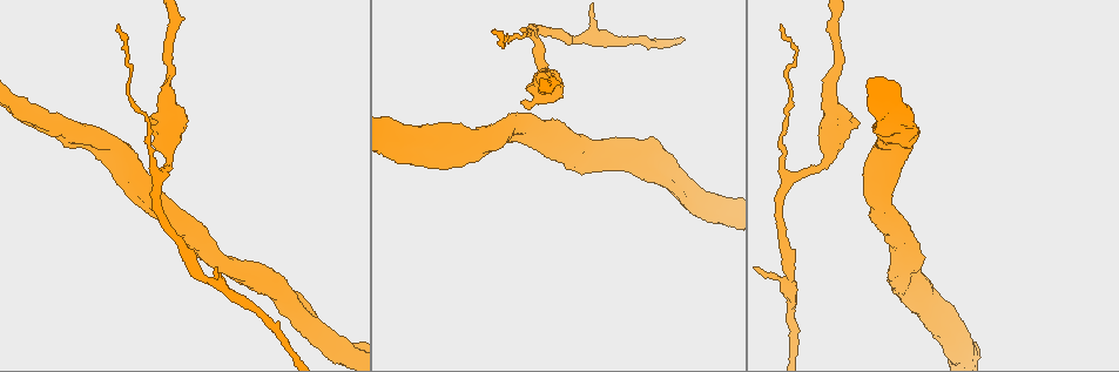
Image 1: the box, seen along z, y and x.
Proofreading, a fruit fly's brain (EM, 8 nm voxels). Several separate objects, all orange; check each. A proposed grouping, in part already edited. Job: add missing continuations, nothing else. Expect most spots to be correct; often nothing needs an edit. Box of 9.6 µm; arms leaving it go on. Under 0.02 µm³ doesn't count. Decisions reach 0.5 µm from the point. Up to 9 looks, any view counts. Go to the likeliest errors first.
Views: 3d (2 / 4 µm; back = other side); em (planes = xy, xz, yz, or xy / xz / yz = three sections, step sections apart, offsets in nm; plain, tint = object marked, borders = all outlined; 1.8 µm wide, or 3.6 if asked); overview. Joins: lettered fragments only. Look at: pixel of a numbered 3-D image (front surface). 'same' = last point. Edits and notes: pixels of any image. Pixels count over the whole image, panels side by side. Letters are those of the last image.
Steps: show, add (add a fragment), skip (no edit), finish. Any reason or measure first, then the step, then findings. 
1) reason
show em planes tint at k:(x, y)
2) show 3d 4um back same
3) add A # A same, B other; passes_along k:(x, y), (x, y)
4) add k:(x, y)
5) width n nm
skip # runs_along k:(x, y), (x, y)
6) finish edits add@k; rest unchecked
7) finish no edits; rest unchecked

stops while still wide
show em 3.6um xz step 8 tint at 1:(279, 292)

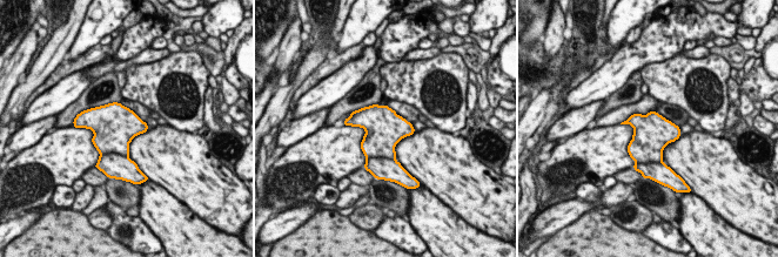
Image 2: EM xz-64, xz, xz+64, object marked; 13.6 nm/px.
show em 3.6um planes borders same

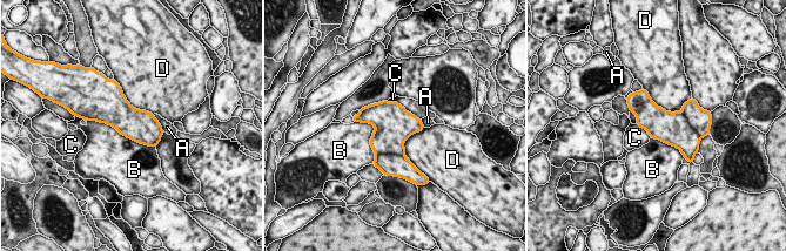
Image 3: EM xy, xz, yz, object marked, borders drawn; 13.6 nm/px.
longest_contact B 950 nm
skip # A other, B other, C other, D other; none of them fits

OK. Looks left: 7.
abrupt turn
show em planes borders at 1:(534, 38)

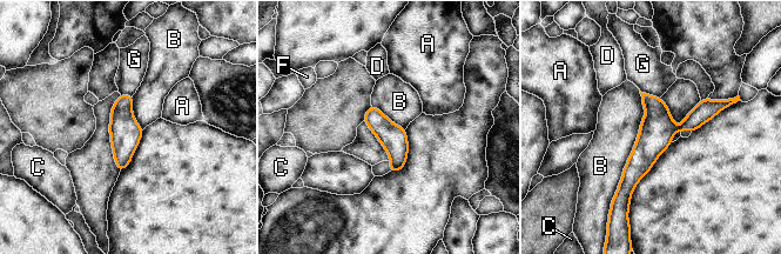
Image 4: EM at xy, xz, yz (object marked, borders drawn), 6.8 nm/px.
skip # A other, B other, C other, D other, F other, G other; no lettered fragment goes on from it

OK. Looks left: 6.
an open end
show 3d 4um at 1:(912, 135)

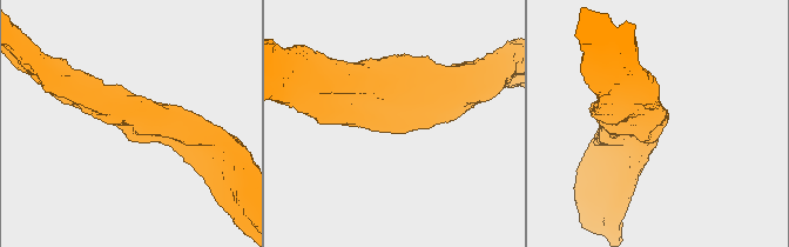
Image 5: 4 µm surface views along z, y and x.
show em xz step 16 borders at 5:(656, 122)

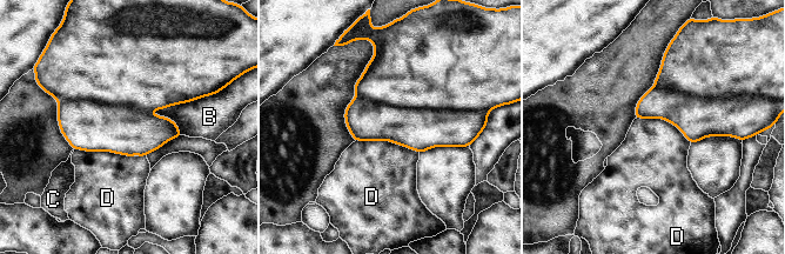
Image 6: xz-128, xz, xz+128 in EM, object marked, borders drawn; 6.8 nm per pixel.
skip # B other, C other, D other; none of them fits

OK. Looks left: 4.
an open end
show 3d 4um at 1:(522, 101)

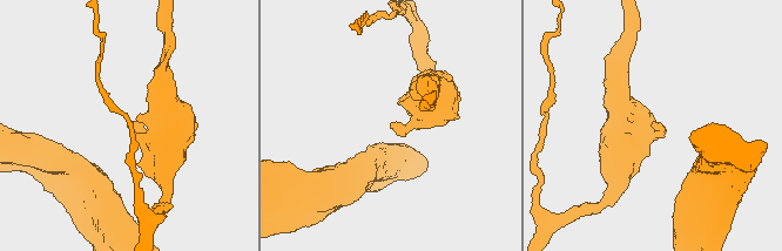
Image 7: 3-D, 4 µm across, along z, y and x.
need the tissue
show em xz step 8 borders at 7:(391, 122)

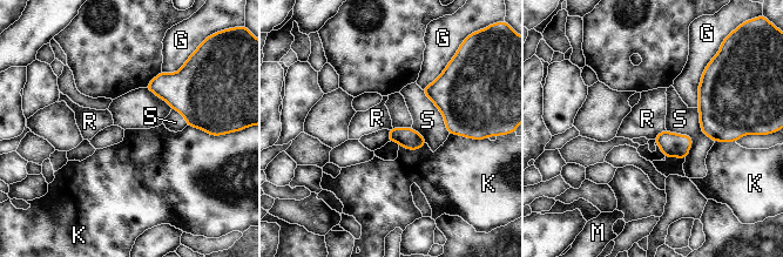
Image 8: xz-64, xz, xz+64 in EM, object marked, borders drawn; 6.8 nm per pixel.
show em planes borders same

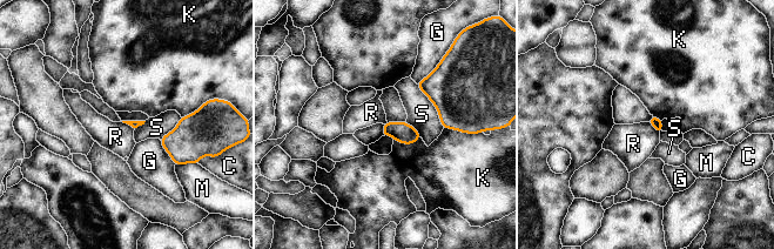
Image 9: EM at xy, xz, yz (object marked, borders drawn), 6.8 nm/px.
longest_contact S 360 nm
skip # C other, G other, K other, M other, R other, S other; border 9:(121, 121), (134, 129); none of them fits

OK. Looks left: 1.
finish no edits; rest unchecked

